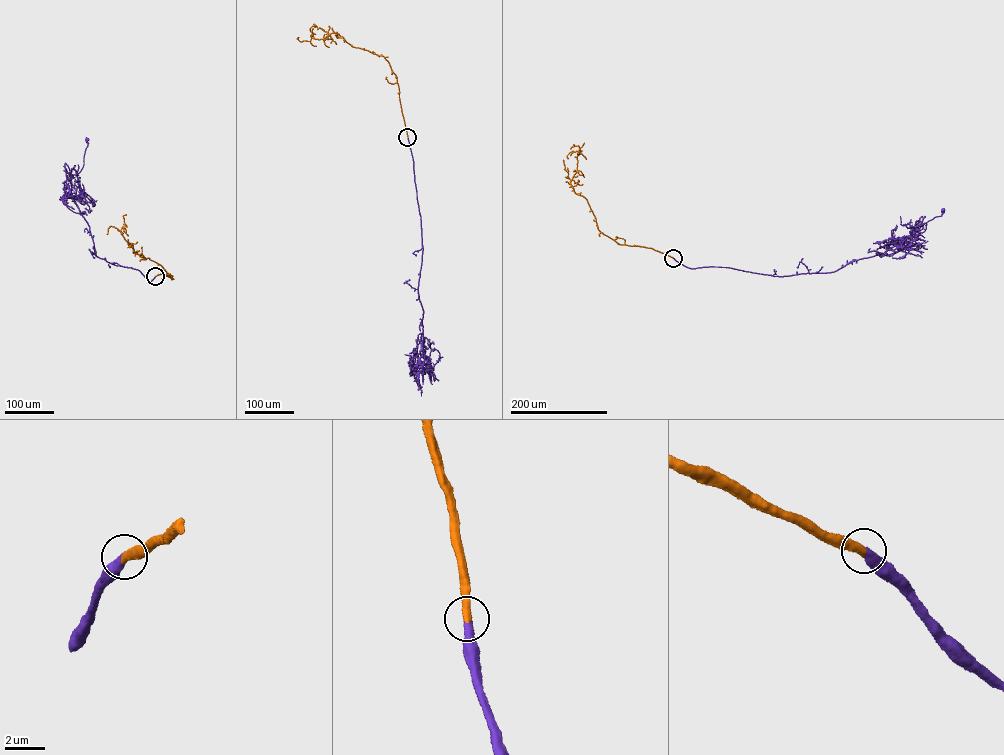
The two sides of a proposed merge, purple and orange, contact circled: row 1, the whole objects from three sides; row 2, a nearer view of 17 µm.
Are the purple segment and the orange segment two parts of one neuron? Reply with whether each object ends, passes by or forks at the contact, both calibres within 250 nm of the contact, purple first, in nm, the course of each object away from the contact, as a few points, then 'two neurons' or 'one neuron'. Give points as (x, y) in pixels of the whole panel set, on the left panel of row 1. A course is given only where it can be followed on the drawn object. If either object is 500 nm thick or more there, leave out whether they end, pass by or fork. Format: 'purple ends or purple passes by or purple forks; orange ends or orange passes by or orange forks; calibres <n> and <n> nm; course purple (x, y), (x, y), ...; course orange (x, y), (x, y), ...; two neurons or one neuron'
purple ends; orange ends; calibres 480 and 440 nm; course purple (155, 276), (148, 281), (137, 269), (94, 253), (89, 227), (71, 192), (71, 179), (83, 165), (86, 139); course orange (155, 276), (162, 273), (173, 278), (161, 265), (135, 253), (116, 228), (109, 226), (106, 234); one neuron

